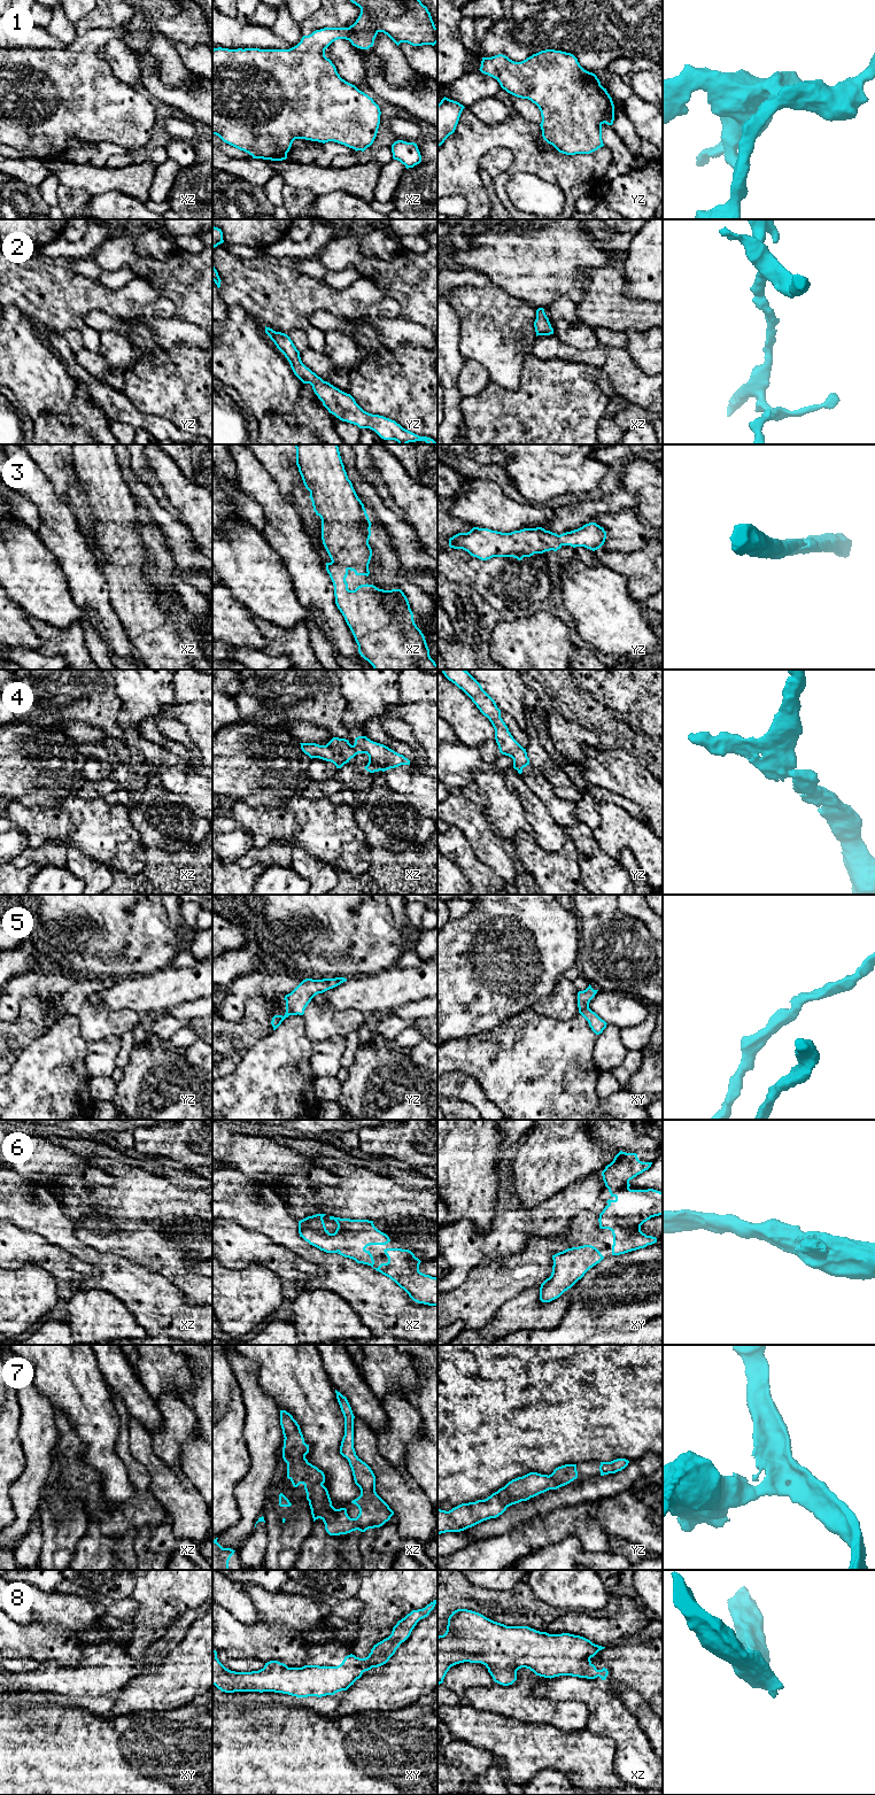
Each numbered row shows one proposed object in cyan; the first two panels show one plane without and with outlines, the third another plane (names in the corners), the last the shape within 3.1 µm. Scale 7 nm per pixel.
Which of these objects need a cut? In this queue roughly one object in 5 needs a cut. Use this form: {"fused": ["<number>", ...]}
{"fused": ["4"]}

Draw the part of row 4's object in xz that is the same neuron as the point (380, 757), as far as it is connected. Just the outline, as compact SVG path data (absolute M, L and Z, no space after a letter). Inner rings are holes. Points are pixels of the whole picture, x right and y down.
M366 736L356 737L353 746L356 755L366 753L369 756L369 763L364 768L370 773L385 772L401 765L410 765L410 760L403 755L395 752L384 744L373 742Z

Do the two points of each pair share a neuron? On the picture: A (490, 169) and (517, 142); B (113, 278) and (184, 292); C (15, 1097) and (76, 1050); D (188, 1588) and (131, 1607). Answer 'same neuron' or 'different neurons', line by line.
A: different neurons
B: different neurons
C: same neuron
D: different neurons

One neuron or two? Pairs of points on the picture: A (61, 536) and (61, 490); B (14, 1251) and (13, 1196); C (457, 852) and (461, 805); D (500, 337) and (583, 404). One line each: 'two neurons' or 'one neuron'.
A: two neurons
B: two neurons
C: two neurons
D: two neurons

